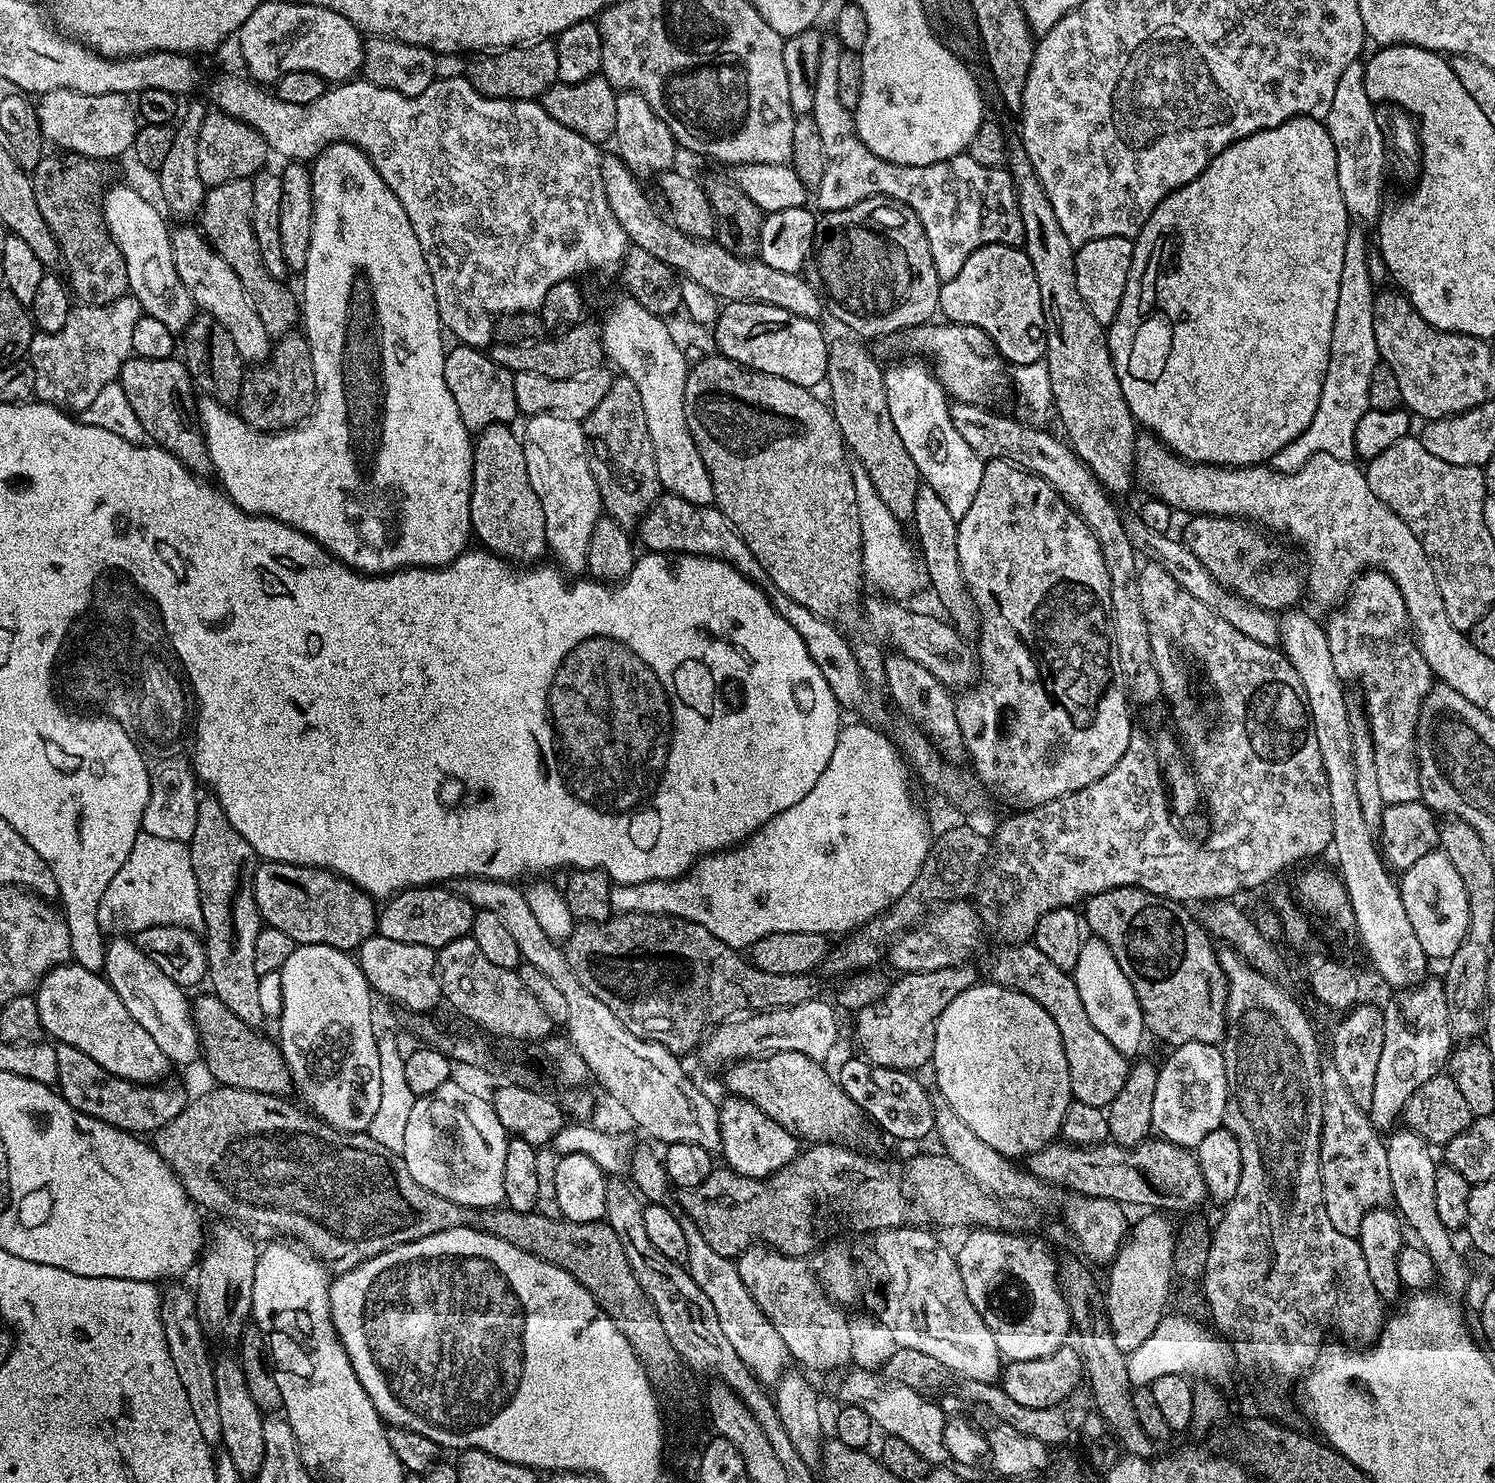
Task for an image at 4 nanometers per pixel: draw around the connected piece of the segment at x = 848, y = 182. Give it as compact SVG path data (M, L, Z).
M828 34L823 39L822 58L814 86L814 106L810 113L814 118L814 126L818 126L818 135L822 138L822 158L826 158L826 170L822 170L822 182L814 196L814 204L816 200L819 211L826 213L846 210L871 196L885 196L896 200L915 216L915 223L930 246L930 258L941 282L954 278L954 274L962 270L962 262L966 262L966 258L970 258L970 254L974 254L974 250L978 250L983 244L1019 245L1024 239L1022 214L1018 210L1012 177L1004 168L983 168L966 154L951 156L948 160L934 162L930 166L906 166L886 162L878 158L878 154L871 152L866 142L858 138L853 109L842 106L838 78L838 58L842 49L838 38L835 34Z

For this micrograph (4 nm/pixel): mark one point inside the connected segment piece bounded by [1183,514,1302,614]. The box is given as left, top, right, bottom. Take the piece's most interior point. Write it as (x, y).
(1242, 560)

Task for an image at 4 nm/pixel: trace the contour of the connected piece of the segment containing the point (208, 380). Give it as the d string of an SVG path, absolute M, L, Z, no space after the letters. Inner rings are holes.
M198 314L193 317L191 323L188 324L184 331L182 338L182 353L183 361L188 368L188 373L194 379L197 389L204 392L202 393L207 399L216 400L219 404L225 406L232 406L241 399L243 389L246 384L246 362L238 354L238 348L234 344L234 340L225 328L215 319L207 314Z

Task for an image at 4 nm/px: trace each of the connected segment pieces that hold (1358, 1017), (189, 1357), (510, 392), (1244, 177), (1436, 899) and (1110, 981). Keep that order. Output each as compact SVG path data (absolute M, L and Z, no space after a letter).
M1357 1003L1351 1010L1345 1011L1340 1025L1333 1030L1330 1062L1338 1070L1338 1074L1342 1074L1342 1082L1346 1090L1350 1090L1350 1098L1354 1098L1360 1108L1368 1110L1371 1109L1374 1098L1374 1077L1378 1074L1378 1058L1382 1058L1384 1009L1364 1003Z
M172 1282L168 1286L168 1289L166 1287L163 1289L160 1302L160 1317L166 1334L166 1344L170 1350L174 1368L182 1378L182 1388L186 1390L190 1410L194 1410L198 1430L202 1430L202 1438L209 1446L216 1446L221 1443L222 1421L218 1415L218 1386L214 1378L214 1356L208 1353L207 1342L209 1341L196 1313L193 1289L183 1288L180 1282Z
M449 347L444 357L444 377L450 394L454 394L454 406L458 406L458 414L469 433L478 434L483 428L495 424L511 425L512 419L518 416L513 373L494 362L487 351L455 347Z
M1295 116L1292 120L1282 122L1277 128L1264 128L1261 132L1255 132L1246 138L1234 141L1230 147L1222 150L1222 154L1212 157L1212 160L1206 166L1206 170L1202 170L1202 174L1198 174L1198 178L1194 178L1188 184L1174 189L1156 207L1154 214L1150 214L1150 218L1134 238L1130 274L1126 278L1126 290L1122 294L1122 302L1118 306L1116 317L1112 319L1111 324L1107 325L1106 328L1108 352L1112 355L1112 365L1116 371L1116 377L1120 383L1120 389L1124 395L1126 406L1137 425L1155 436L1157 441L1163 444L1165 448L1193 464L1214 464L1229 468L1247 468L1249 466L1263 465L1265 462L1271 461L1272 456L1278 454L1292 439L1302 435L1310 426L1315 411L1318 410L1319 395L1322 394L1327 364L1330 362L1331 332L1334 330L1339 282L1341 281L1343 258L1346 253L1346 240L1349 229L1350 217L1346 210L1346 202L1342 198L1342 188L1338 186L1338 158L1334 150L1334 142L1331 140L1326 124L1315 116Z
M1433 850L1422 854L1422 858L1418 858L1412 866L1403 869L1401 876L1404 877L1399 877L1398 889L1402 906L1419 945L1429 961L1447 962L1458 949L1467 928L1468 899L1462 878L1458 878L1458 870L1454 870L1444 852Z
M1099 938L1085 939L1080 945L1078 962L1074 969L1074 979L1078 998L1082 998L1082 1006L1086 1008L1086 1018L1094 1022L1099 1033L1106 1036L1106 1042L1119 1052L1132 1054L1140 1044L1140 1039L1146 1036L1142 1010L1138 1006L1138 998L1134 994L1134 986L1122 974L1122 966L1114 958L1110 946Z

